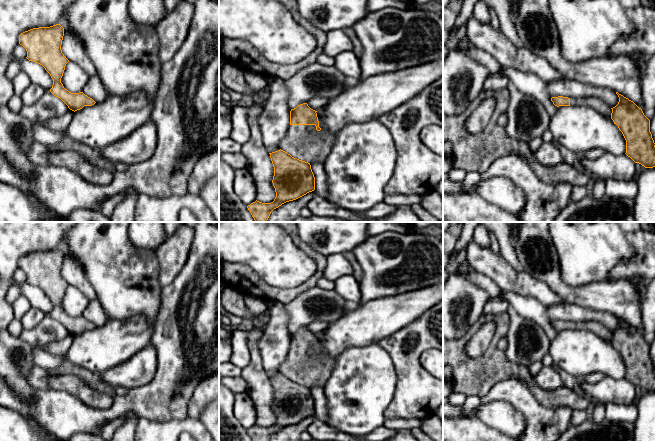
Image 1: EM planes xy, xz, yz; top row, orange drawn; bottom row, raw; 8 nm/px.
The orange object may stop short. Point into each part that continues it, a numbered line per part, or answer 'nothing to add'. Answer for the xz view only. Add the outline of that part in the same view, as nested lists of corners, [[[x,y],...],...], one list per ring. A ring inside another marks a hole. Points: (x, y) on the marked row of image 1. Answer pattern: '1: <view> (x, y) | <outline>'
1: xz (304, 142) | [[[290,125],[286,137],[281,142],[281,150],[310,164],[314,162],[323,163],[332,149],[335,136],[320,125],[319,127],[321,130],[317,131],[315,125]]]

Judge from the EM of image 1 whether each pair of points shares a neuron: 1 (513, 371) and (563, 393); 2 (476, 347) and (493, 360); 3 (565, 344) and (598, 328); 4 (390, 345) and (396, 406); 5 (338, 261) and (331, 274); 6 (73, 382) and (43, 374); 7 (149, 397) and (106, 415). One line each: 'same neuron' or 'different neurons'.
1: same neuron
2: different neurons
3: different neurons
4: same neuron
5: same neuron
6: different neurons
7: same neuron

